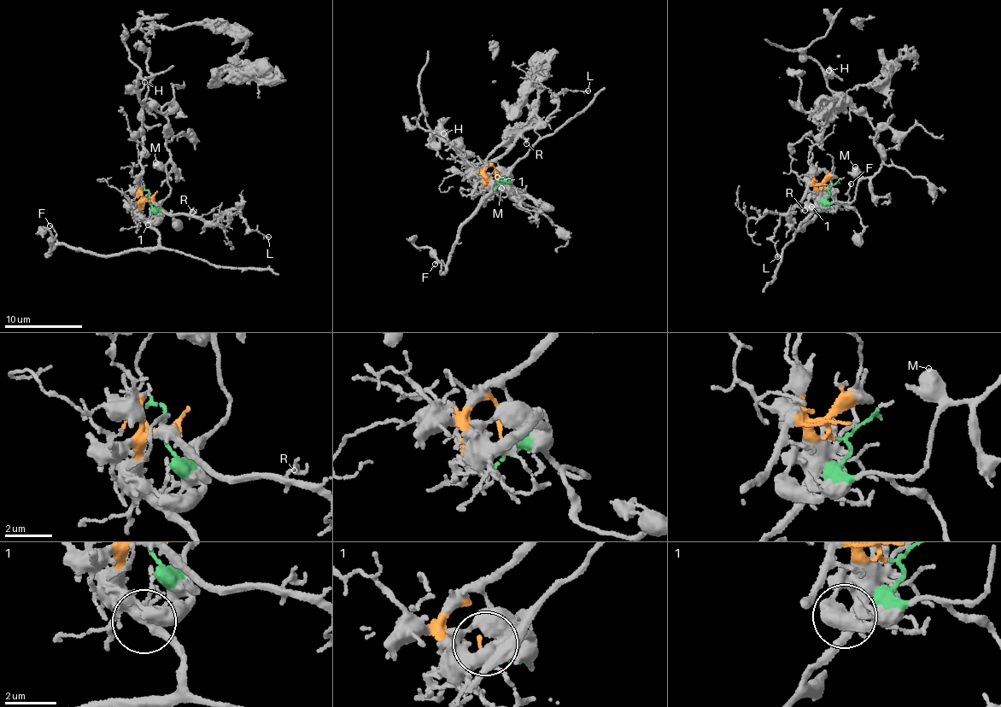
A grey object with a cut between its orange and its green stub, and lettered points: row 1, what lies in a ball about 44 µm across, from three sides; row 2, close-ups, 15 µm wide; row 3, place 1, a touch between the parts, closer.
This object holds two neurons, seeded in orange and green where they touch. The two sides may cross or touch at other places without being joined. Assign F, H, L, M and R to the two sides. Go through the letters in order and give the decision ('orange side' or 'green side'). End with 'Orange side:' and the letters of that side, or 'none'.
F: orange side
H: green side
L: orange side
M: green side
R: orange side
Orange side: F, L, R

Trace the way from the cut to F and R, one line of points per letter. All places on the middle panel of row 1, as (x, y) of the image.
F: (495, 179), (486, 177), (492, 180), (509, 170), (460, 230), (448, 263), (435, 264)
R: (495, 179), (493, 161), (503, 155), (517, 138), (522, 137), (527, 143)

